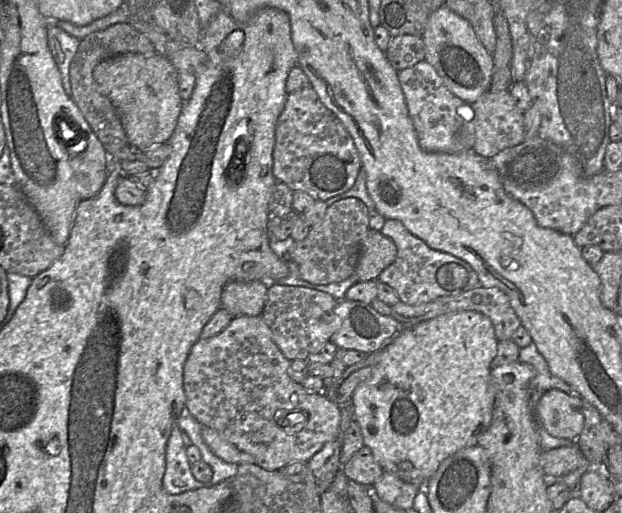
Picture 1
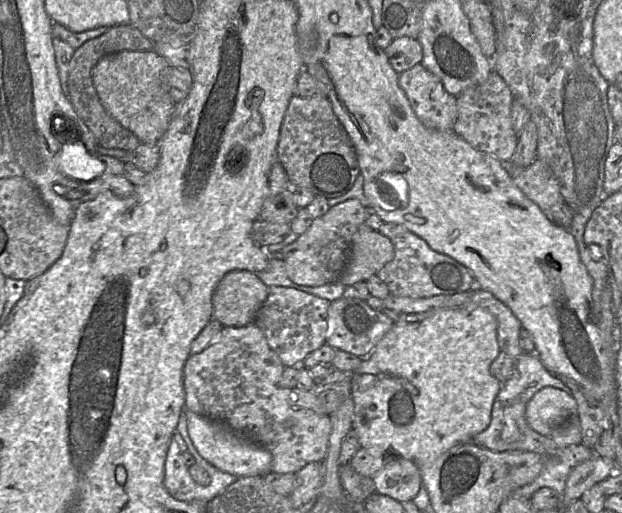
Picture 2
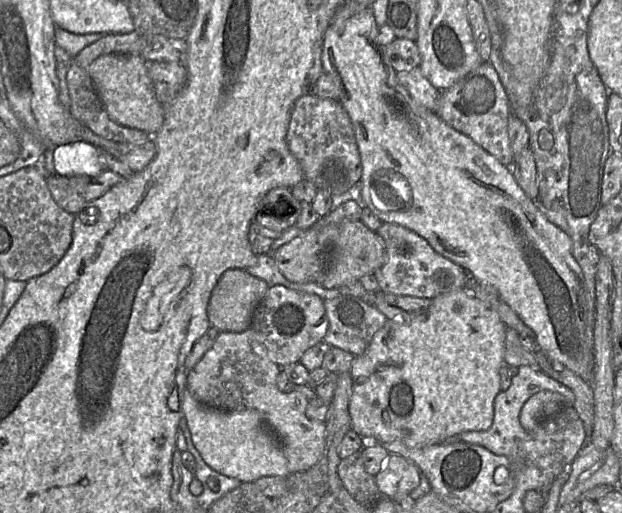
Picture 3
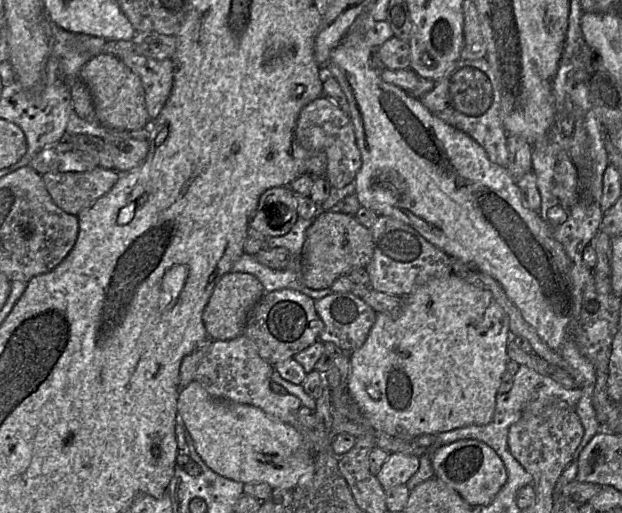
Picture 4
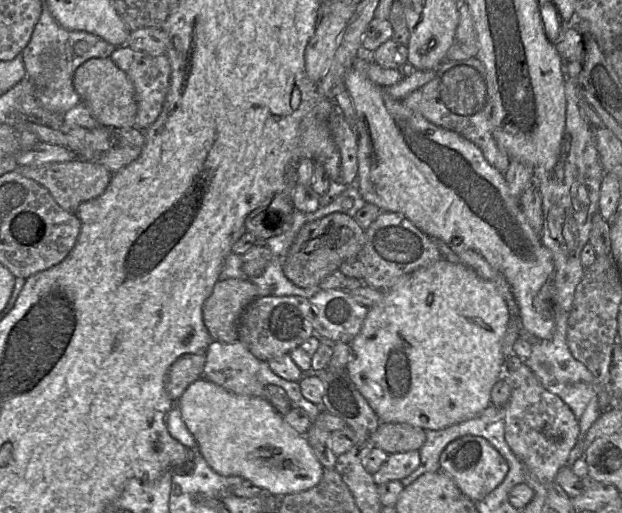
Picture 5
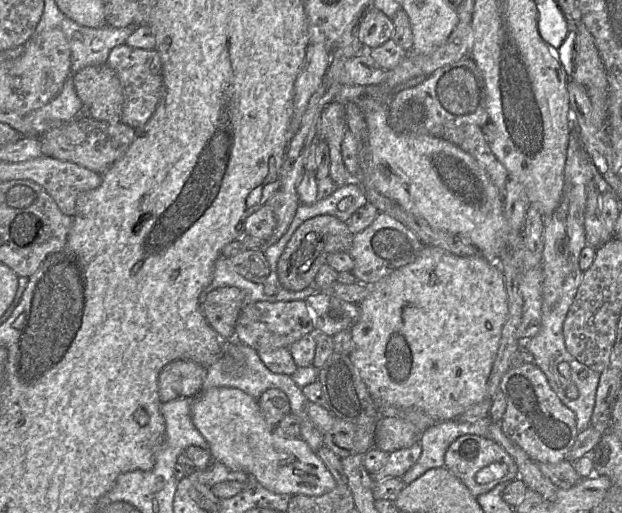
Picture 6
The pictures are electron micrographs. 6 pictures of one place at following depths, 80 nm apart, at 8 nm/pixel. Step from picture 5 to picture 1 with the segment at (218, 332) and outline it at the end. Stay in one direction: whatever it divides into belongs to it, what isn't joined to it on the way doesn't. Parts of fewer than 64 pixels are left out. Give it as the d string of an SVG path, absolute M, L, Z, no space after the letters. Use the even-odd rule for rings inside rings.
M231 281L221 294L221 308L234 318L239 316L259 316L267 301L269 285L263 281Z

